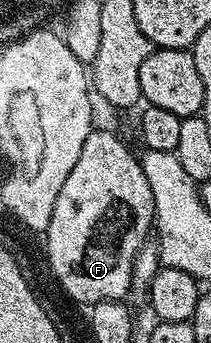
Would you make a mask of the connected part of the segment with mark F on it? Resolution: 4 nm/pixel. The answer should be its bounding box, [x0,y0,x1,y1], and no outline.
[46,128,155,304]

